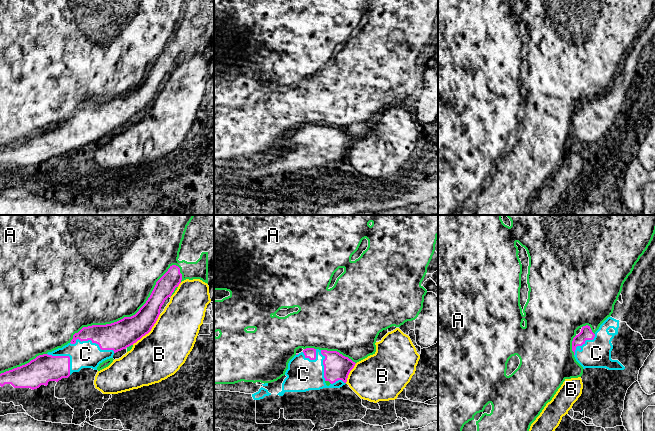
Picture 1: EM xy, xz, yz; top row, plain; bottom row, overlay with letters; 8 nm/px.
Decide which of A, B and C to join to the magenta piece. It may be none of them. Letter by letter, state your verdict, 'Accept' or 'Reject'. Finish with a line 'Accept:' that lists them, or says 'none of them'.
A: Reject
B: Reject
C: Accept
Accept: C

